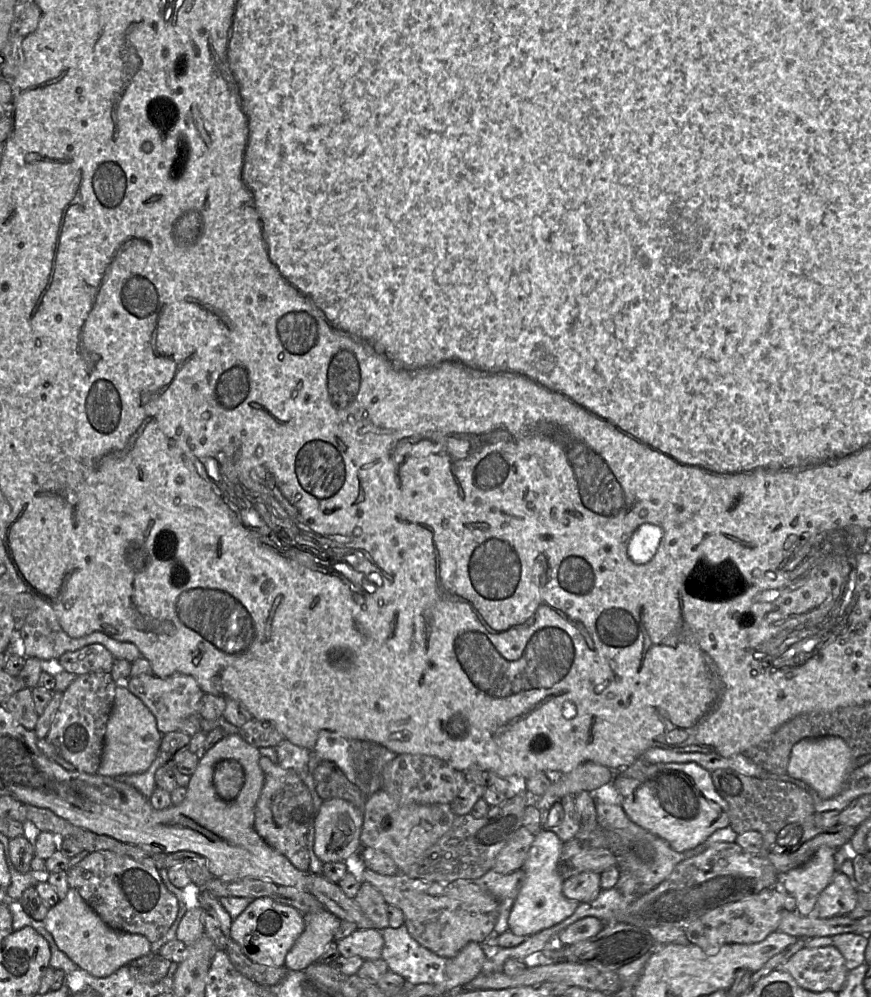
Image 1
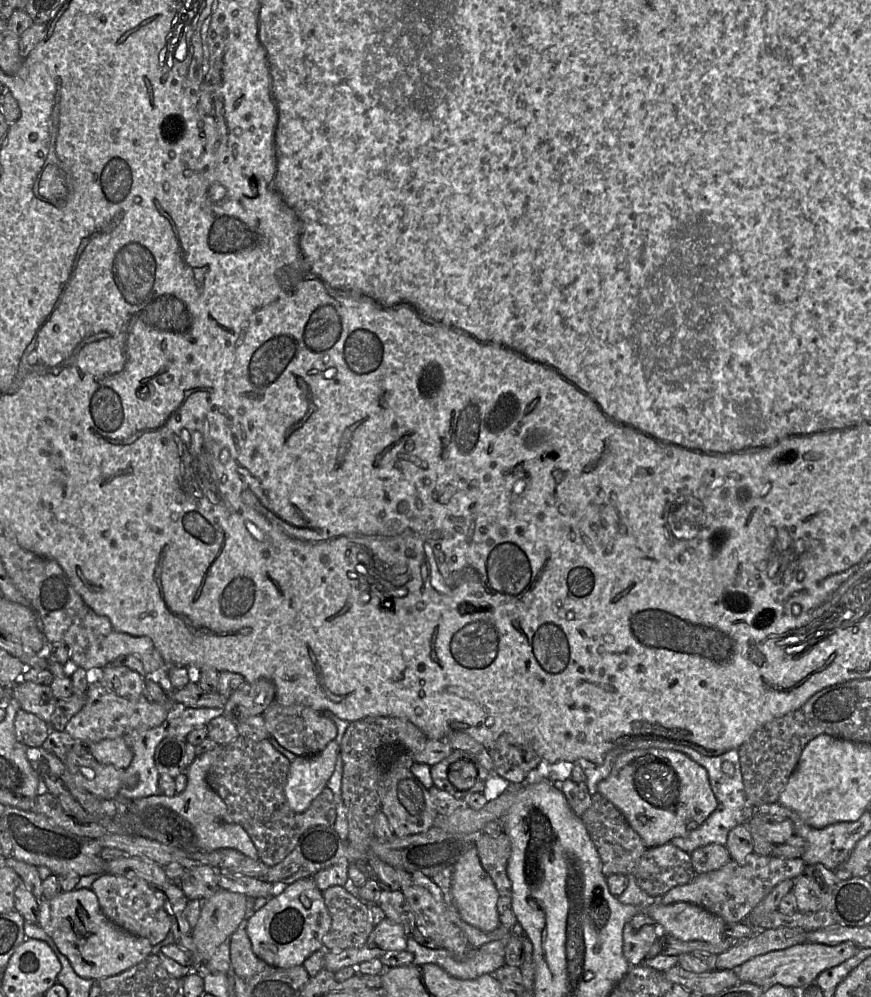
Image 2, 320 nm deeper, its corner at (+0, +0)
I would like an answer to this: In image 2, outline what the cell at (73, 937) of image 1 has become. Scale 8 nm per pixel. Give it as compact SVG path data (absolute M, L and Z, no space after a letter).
M91 889L62 891L52 899L41 899L38 907L37 925L52 938L76 974L82 978L103 979L118 975L151 954L150 941L127 932L109 920Z

